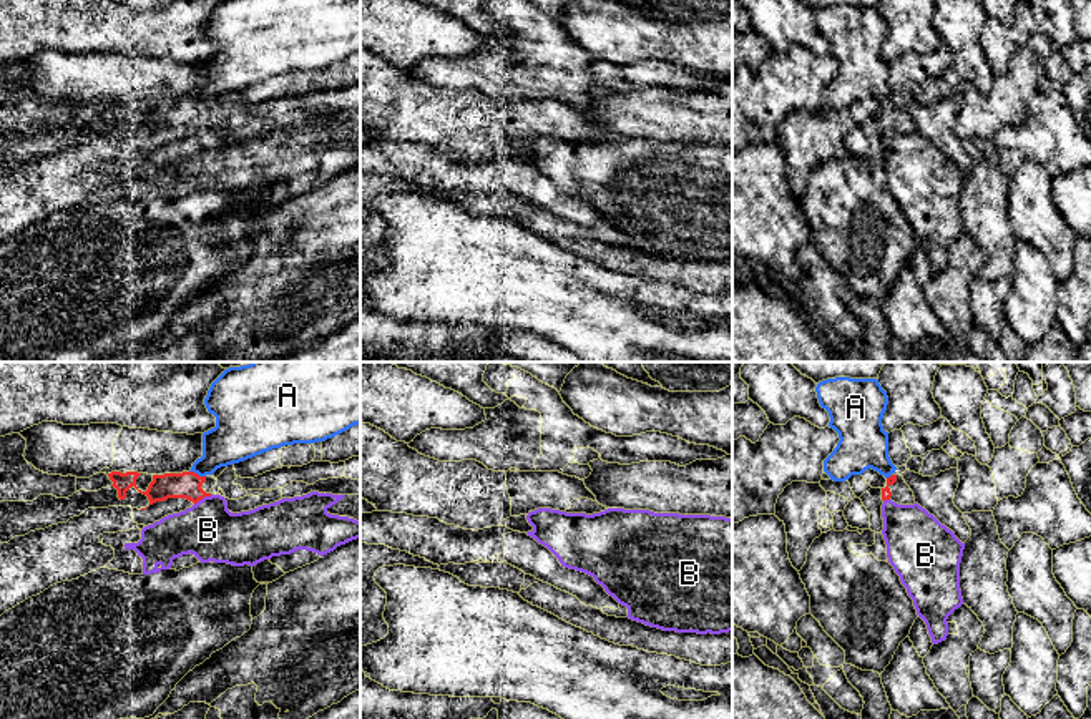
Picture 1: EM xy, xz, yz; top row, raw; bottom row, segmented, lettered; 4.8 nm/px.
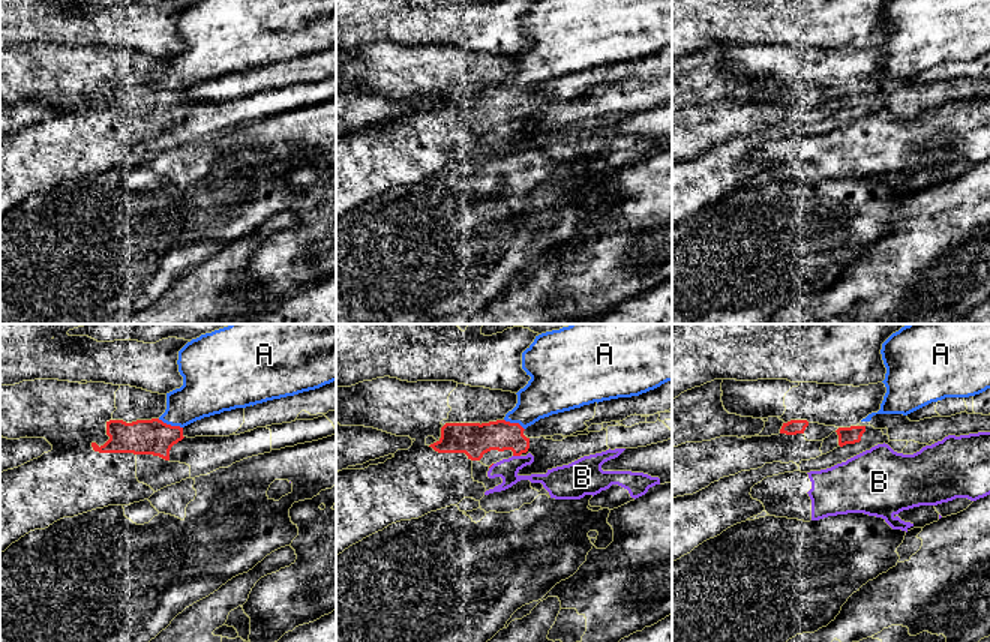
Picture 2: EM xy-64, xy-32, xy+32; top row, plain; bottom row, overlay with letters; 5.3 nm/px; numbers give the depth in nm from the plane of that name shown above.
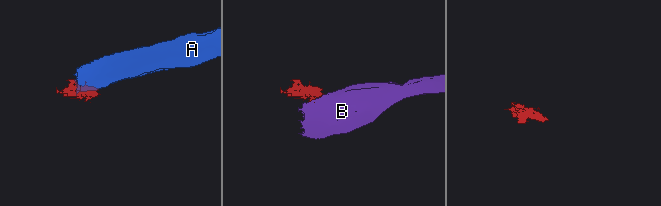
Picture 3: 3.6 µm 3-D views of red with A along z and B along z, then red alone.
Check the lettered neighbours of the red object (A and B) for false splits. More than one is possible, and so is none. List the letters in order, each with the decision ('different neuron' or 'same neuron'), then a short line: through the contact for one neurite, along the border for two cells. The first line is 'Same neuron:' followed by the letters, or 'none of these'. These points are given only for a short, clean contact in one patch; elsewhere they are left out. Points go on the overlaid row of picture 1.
Same neuron: none of these
A: different neuron
B: different neuron | xy (211, 495), (206, 495), (195, 505)

